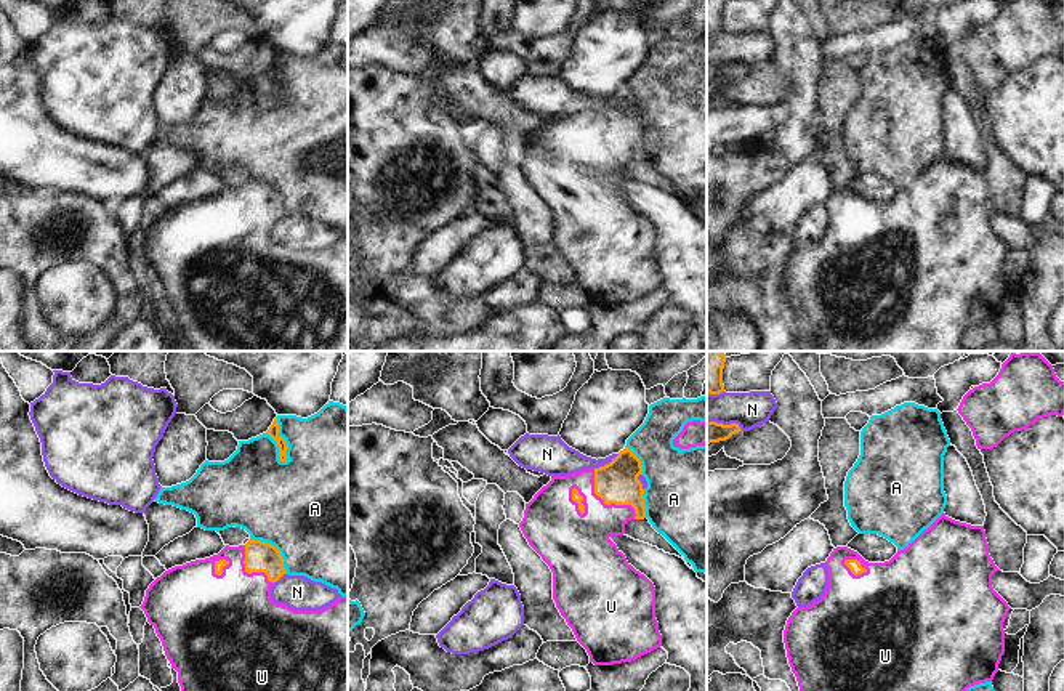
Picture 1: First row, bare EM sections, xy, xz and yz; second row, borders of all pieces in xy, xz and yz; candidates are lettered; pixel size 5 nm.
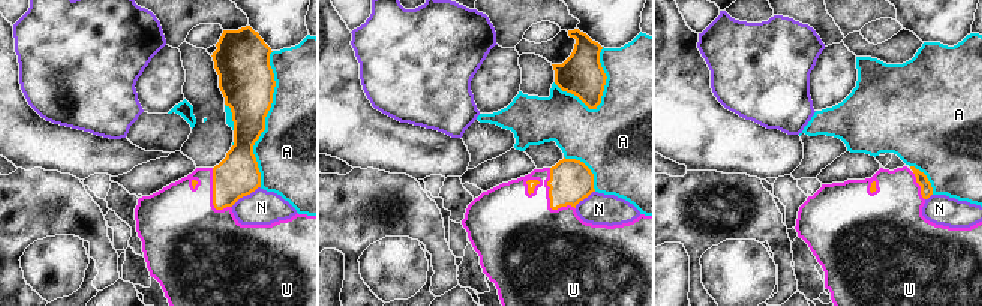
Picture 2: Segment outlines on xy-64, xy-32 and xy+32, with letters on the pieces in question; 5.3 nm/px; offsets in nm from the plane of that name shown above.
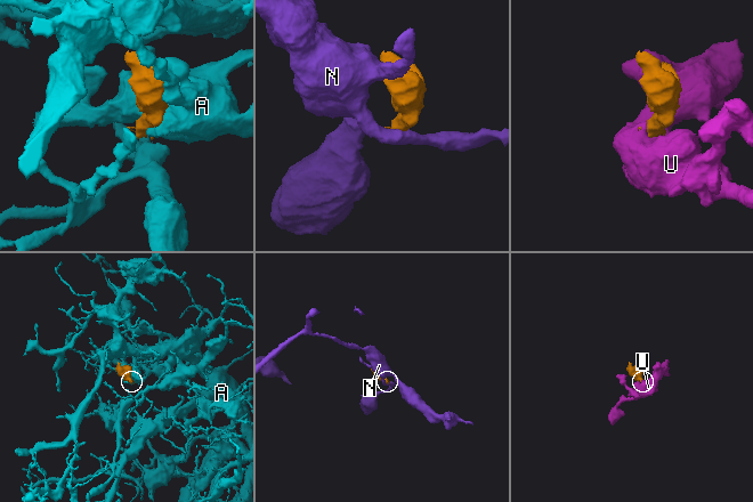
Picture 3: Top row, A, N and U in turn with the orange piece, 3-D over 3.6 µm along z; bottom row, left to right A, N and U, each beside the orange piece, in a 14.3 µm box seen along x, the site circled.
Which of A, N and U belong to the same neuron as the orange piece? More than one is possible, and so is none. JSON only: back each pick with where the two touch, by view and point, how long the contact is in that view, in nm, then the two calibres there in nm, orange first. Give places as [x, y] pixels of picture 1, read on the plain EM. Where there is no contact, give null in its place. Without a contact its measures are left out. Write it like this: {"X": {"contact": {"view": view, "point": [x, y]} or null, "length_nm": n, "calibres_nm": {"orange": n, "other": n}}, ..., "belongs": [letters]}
{"U": {"contact": {"view": "xz", "point": [608, 145]}, "length_nm": 340, "calibres_nm": {"orange": 220, "other": 300}}, "belongs": ["U"]}

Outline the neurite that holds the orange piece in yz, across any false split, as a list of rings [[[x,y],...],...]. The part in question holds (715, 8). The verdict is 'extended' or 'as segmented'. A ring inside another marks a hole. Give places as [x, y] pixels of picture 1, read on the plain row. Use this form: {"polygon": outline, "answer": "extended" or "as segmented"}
{"polygon": [[[707,0],[707,32],[710,35],[719,35],[724,32],[723,10],[726,0]]], "answer": "as segmented"}

